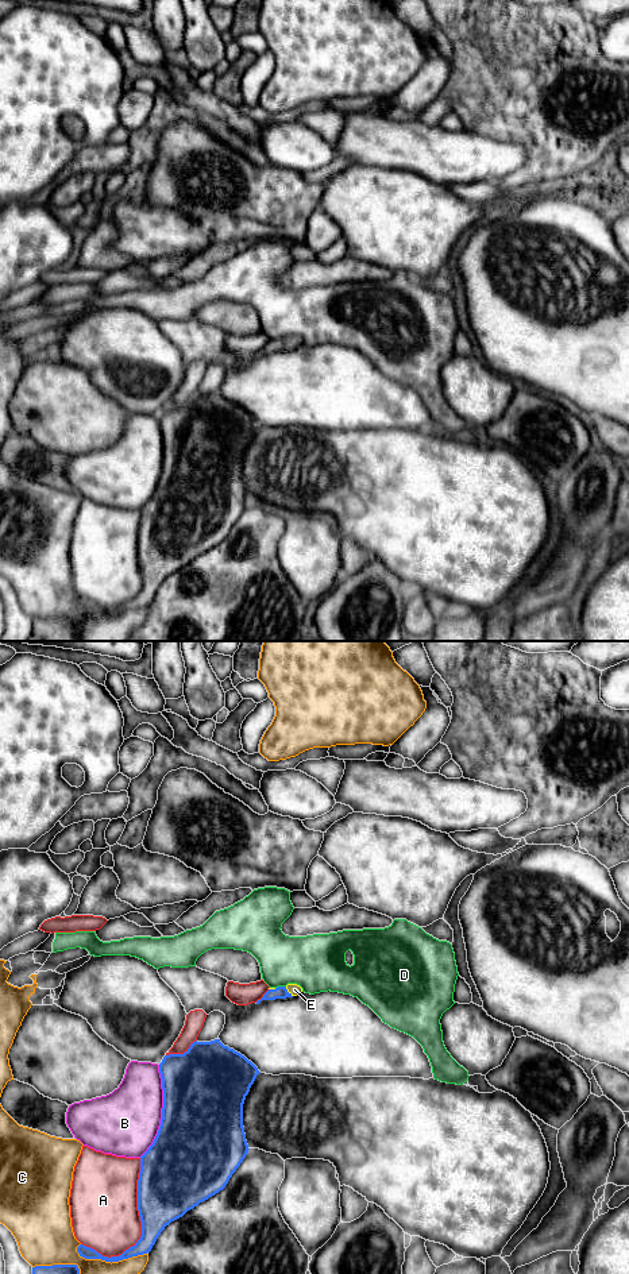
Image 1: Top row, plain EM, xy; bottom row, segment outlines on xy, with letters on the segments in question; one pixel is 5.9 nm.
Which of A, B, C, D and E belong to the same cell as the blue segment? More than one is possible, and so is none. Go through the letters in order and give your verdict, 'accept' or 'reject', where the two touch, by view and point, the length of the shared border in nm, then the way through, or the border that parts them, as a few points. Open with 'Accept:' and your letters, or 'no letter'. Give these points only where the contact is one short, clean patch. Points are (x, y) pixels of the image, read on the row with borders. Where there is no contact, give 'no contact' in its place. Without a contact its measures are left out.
Accept: E
A: reject; contact xy (139, 1215); length 650 nm
B: reject; contact xy (162, 1111); length 550 nm
C: reject; contact xy (110, 1261); length 420 nm
D: reject; contact xy (280, 987); length 70 nm; border xy (285, 985), (276, 988)
E: accept; contact xy (288, 992); length 80 nm; way xy (281, 992), (288, 992), (294, 989)

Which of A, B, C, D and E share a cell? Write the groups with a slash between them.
A / B / C / D / E

